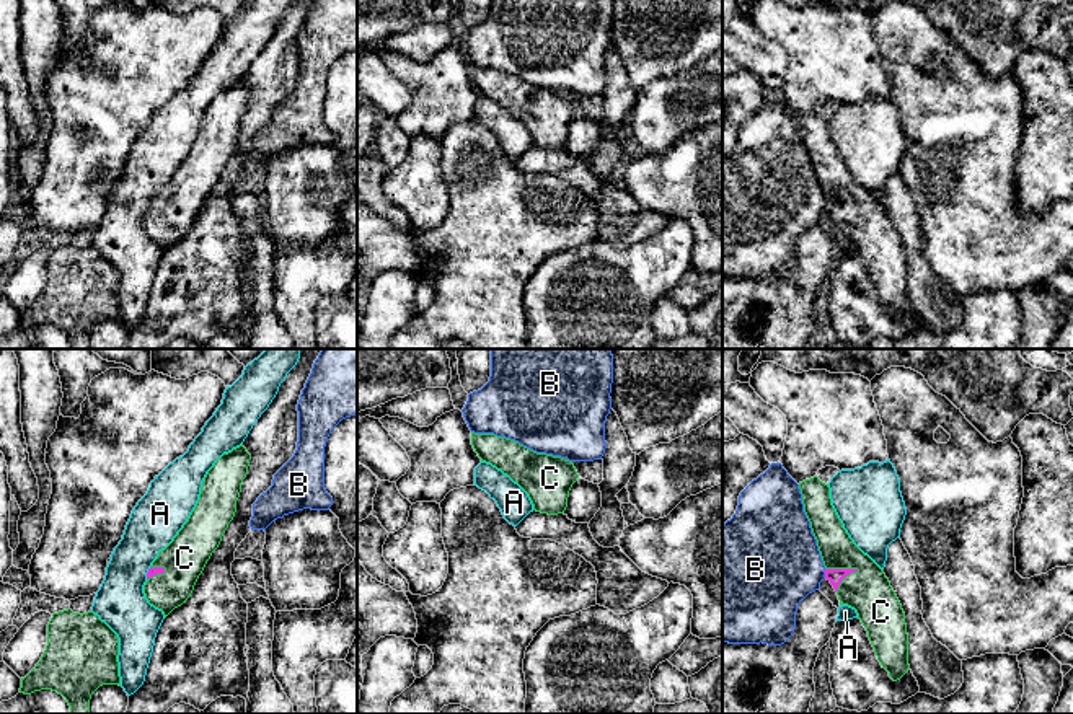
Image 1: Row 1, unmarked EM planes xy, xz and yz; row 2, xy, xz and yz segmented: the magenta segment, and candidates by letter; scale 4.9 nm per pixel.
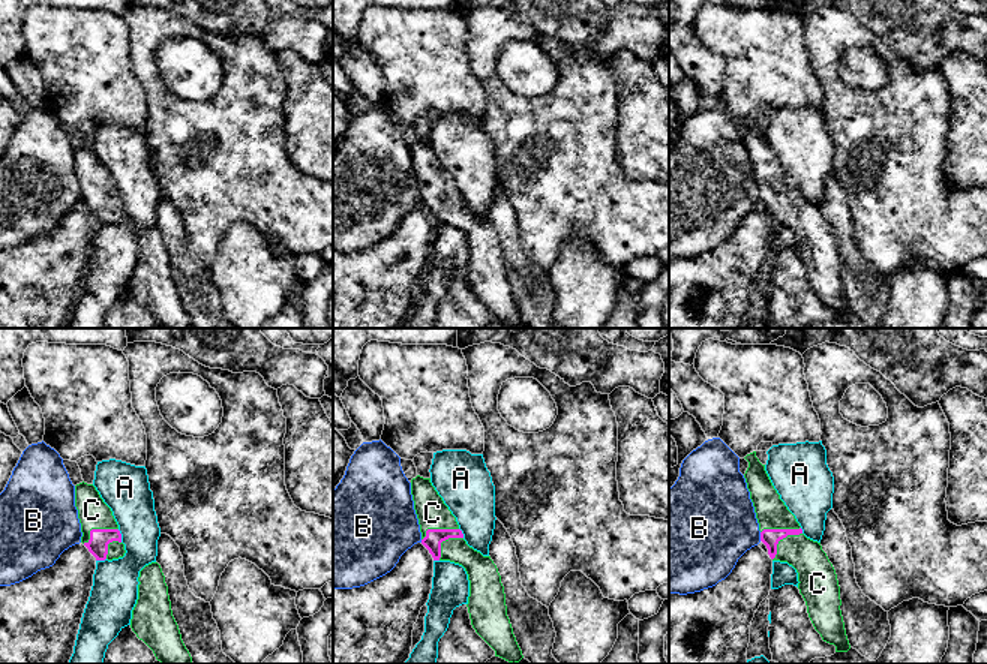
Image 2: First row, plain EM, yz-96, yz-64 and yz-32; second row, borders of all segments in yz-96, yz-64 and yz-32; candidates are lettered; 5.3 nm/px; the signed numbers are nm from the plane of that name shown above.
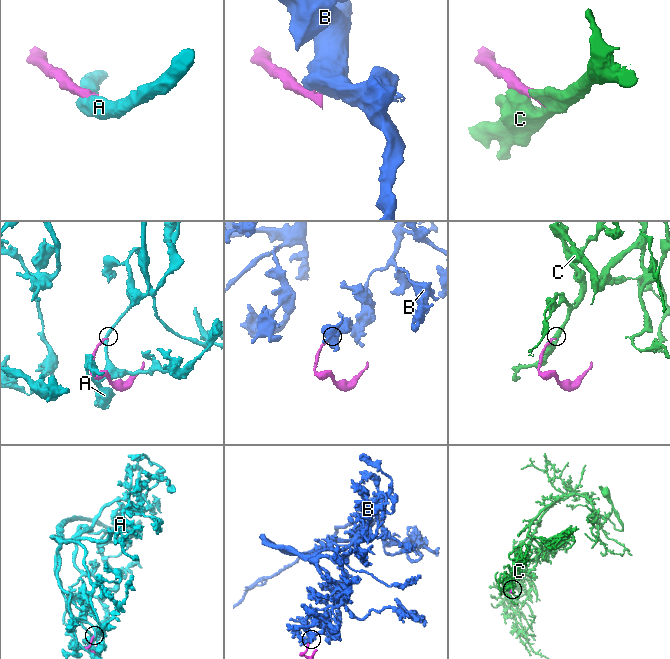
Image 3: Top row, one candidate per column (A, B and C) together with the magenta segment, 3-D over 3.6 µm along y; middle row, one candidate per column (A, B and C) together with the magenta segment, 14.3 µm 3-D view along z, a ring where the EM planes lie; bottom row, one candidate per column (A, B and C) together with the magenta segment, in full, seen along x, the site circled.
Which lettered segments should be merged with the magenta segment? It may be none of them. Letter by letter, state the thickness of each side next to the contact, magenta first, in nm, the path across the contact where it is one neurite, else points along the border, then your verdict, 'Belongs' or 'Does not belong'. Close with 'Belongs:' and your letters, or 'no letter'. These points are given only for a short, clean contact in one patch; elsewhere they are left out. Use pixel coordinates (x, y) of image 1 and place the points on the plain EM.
A: Thickness 50 nm (magenta) against 240 nm. Does not belong
B: Thickness 80 nm (magenta) against 440 nm. Boundary: yz (825, 204), (824, 212). Does not belong
C: Thickness 80 nm (magenta) against 220 nm. Belongs
Belongs: C

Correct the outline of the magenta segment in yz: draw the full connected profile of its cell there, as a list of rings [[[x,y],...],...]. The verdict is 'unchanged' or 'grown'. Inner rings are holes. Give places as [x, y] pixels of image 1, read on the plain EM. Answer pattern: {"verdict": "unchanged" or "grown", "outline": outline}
{"verdict": "grown", "outline": [[[817,111],[799,117],[804,147],[840,240],[856,245],[877,295],[897,316],[910,303],[905,248],[889,214],[850,173],[838,153],[828,119]]]}

